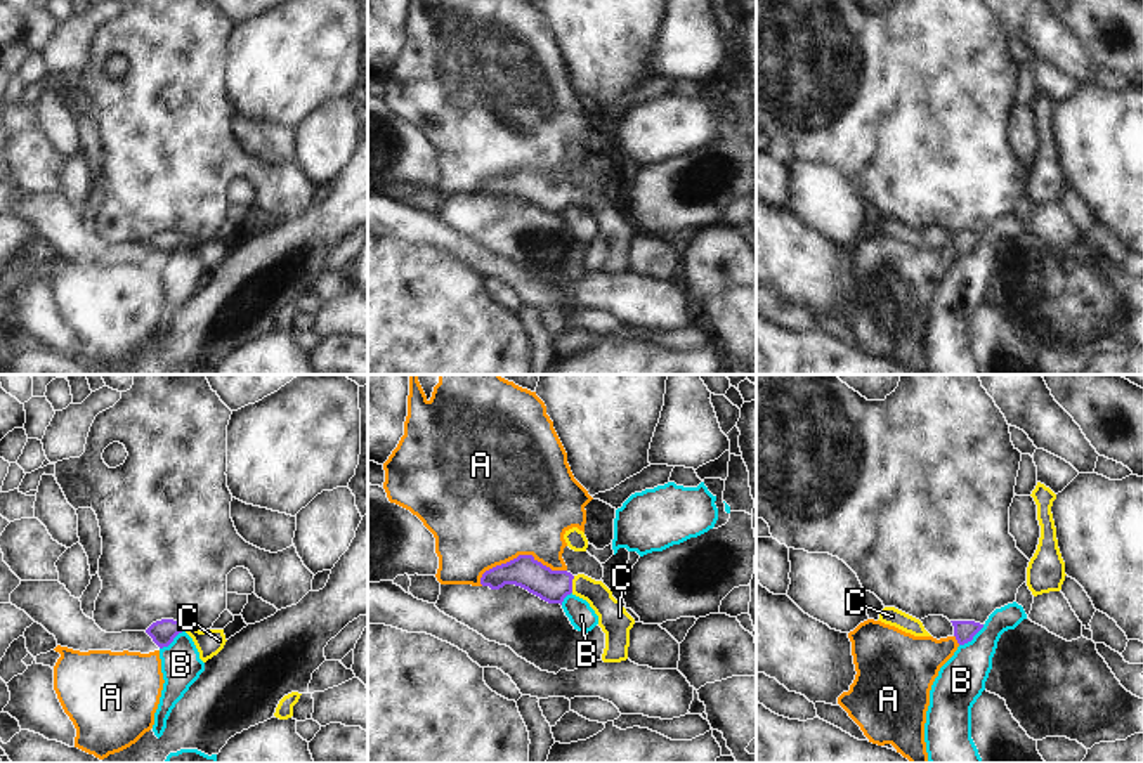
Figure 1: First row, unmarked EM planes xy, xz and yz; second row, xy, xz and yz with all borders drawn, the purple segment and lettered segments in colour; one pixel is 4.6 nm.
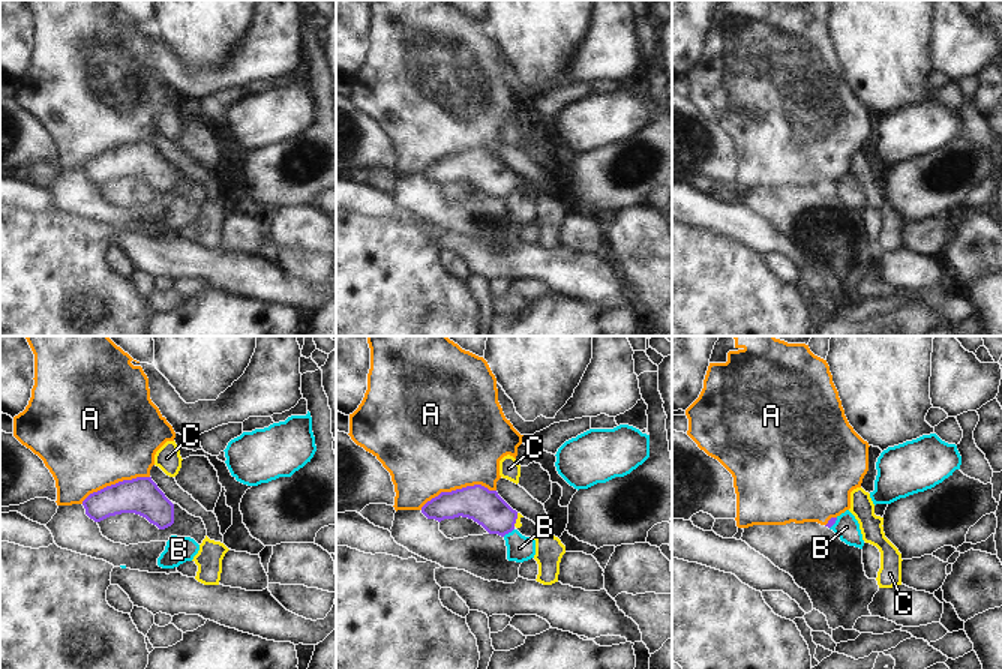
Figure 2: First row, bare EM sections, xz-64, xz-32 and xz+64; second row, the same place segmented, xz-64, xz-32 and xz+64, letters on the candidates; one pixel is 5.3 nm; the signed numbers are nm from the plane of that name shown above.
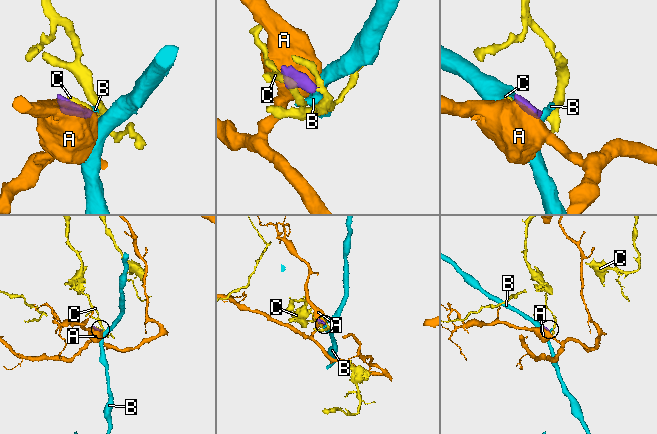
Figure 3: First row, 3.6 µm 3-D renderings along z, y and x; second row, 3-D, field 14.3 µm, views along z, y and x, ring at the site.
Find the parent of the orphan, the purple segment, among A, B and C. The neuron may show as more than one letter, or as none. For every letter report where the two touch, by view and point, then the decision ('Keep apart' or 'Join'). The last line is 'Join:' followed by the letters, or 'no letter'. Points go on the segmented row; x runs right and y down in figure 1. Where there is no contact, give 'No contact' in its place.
A: Touches purple at xz (519, 555). Keep apart
B: Touches purple at yz (972, 639). Keep apart
C: Touches purple at xz (571, 585). Join
Join: C

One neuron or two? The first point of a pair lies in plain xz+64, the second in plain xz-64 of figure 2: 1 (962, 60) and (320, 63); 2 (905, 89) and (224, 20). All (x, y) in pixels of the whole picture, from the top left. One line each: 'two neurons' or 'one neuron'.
1: two neurons
2: one neuron

